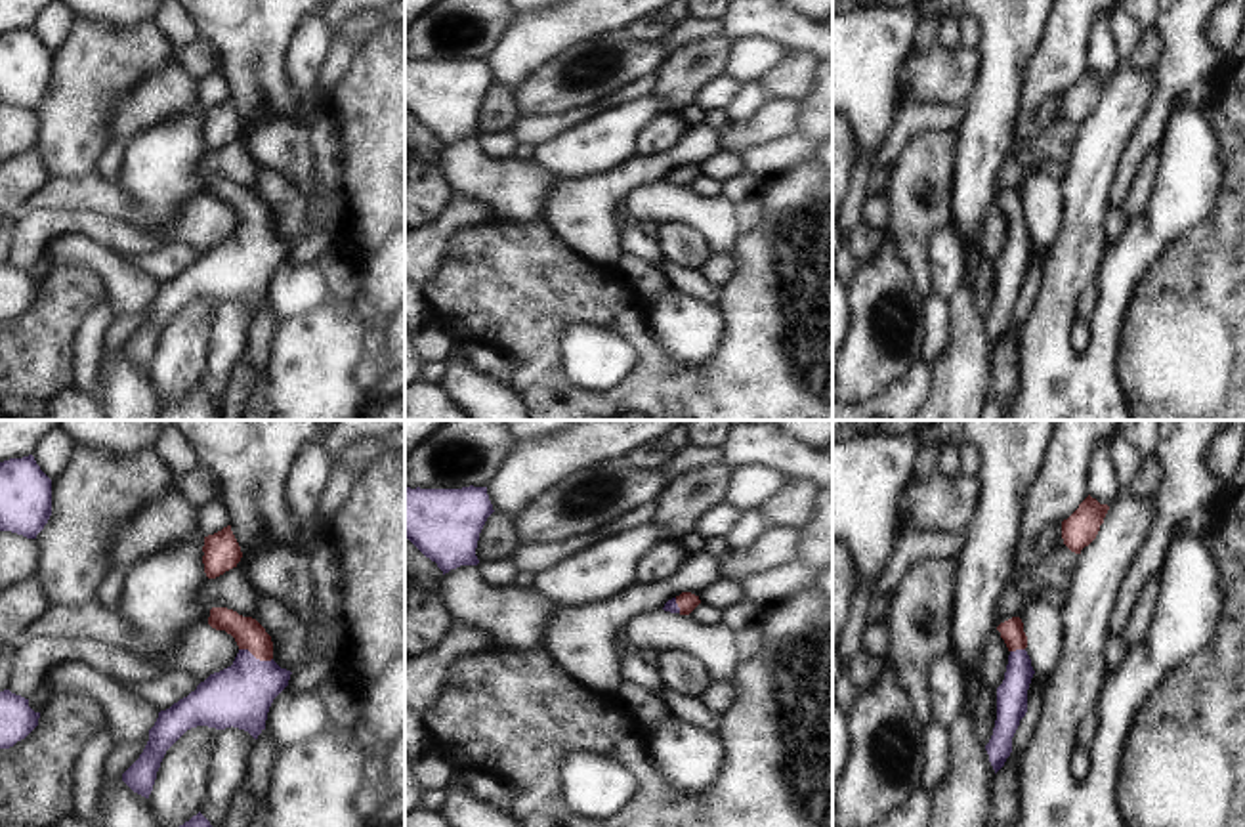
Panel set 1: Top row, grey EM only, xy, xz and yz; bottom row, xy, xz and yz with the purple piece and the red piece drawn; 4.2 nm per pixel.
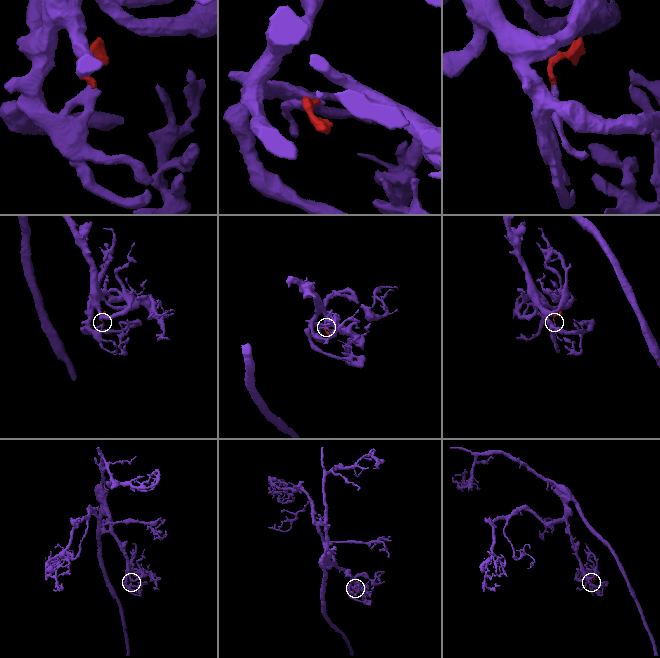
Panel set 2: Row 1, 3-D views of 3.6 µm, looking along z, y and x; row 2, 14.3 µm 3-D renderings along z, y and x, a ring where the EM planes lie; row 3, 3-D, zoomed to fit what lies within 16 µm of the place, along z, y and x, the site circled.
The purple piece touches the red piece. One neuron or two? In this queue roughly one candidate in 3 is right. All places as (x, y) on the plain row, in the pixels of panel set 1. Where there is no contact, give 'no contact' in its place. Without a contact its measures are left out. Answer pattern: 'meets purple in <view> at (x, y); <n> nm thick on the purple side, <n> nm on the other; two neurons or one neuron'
meets purple in xy at (254, 230); 260 nm thick on the purple side, 130 nm on the other; one neuron

